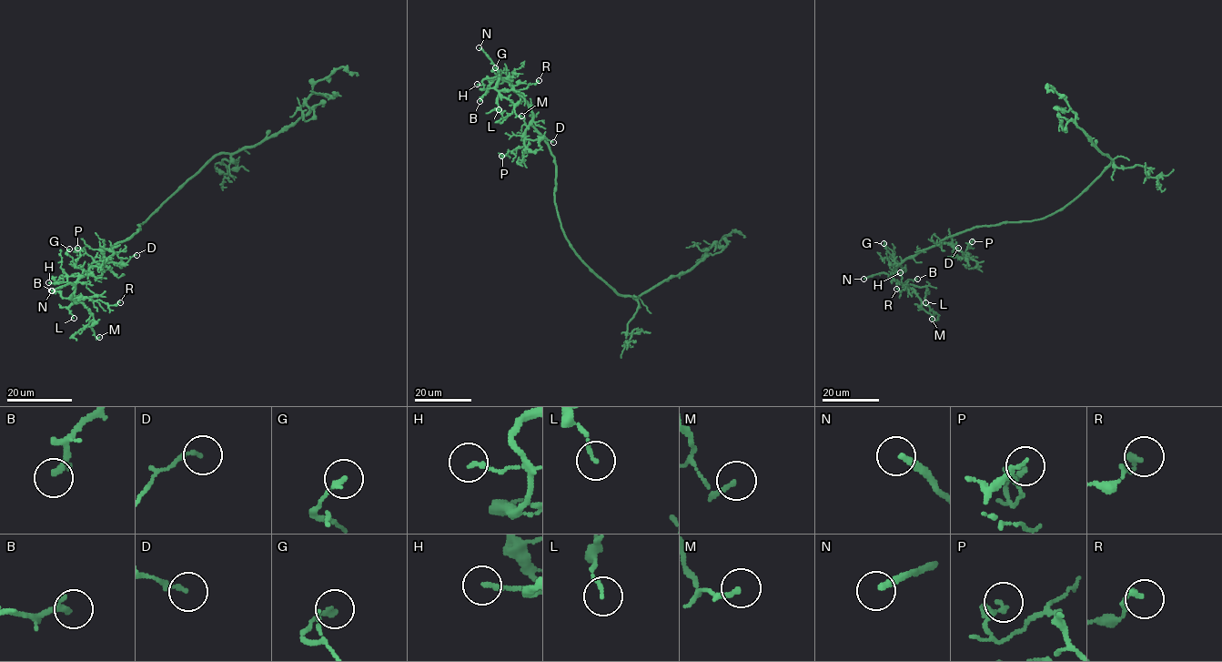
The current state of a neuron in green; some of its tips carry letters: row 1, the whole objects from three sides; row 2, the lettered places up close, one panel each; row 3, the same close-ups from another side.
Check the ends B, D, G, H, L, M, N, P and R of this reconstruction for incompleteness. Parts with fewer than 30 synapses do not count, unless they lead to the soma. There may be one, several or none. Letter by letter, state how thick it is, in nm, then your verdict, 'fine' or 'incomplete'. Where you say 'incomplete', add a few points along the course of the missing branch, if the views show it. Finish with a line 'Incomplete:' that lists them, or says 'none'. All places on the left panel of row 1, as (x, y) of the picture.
B: calibre 240 nm; fine
D: calibre 170 nm; fine
G: calibre 170 nm; fine
H: calibre 180 nm; fine
L: calibre 130 nm; fine
M: calibre 130 nm; fine
N: calibre 240 nm; incomplete; course (51, 290), (37, 302), (29, 301), (51, 301), (55, 297), (55, 290), (64, 290), (75, 284), (83, 274)
P: calibre 120 nm; fine
R: calibre 200 nm; fine
Incomplete: N

